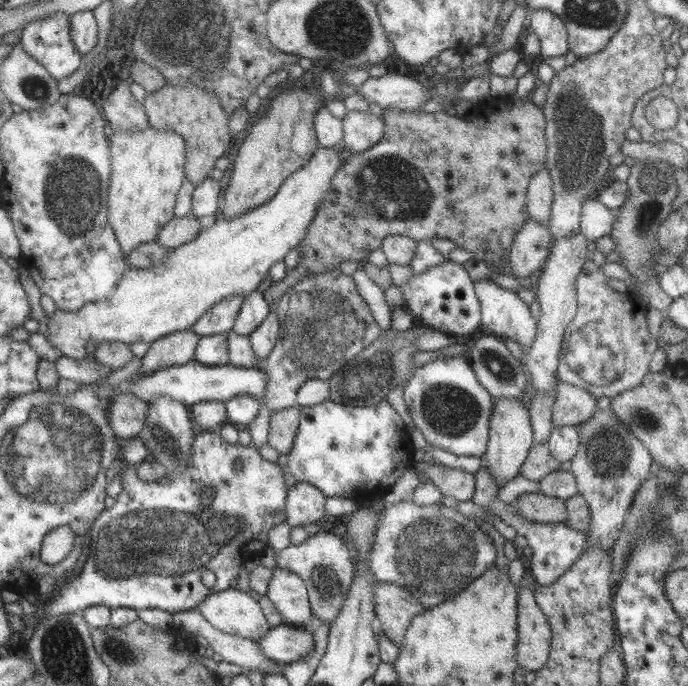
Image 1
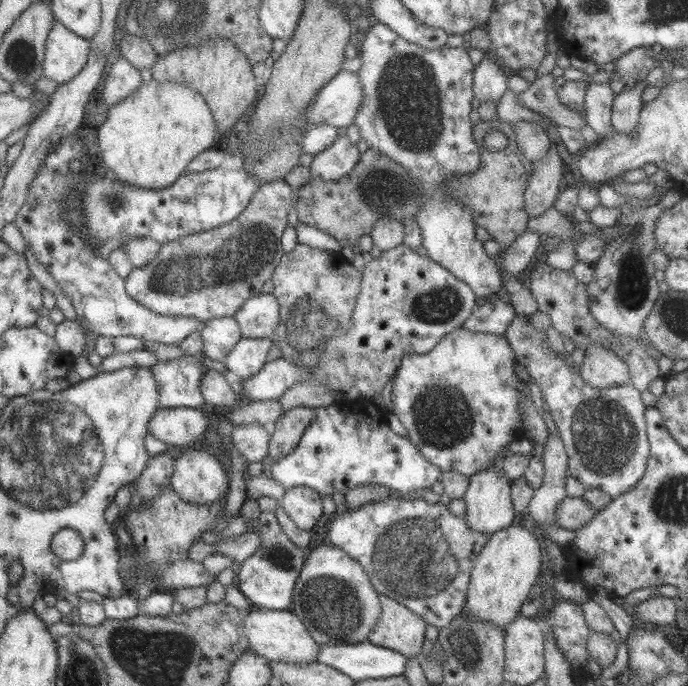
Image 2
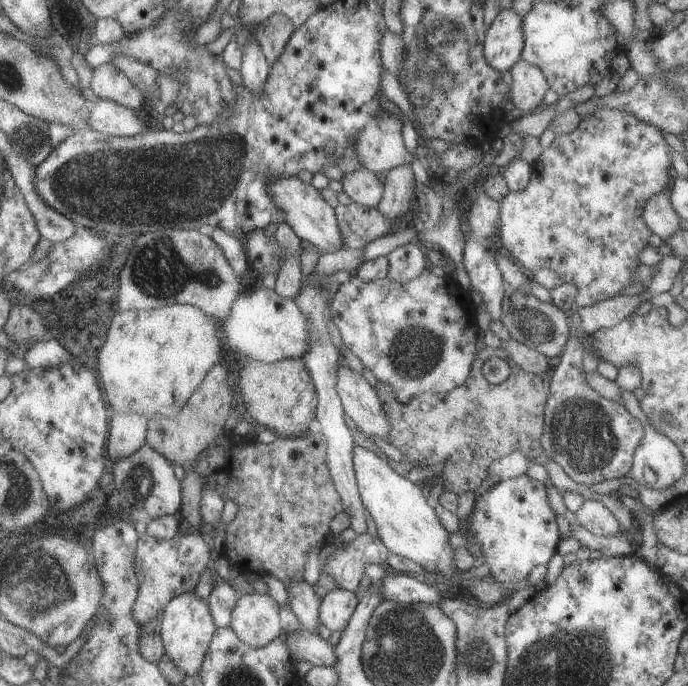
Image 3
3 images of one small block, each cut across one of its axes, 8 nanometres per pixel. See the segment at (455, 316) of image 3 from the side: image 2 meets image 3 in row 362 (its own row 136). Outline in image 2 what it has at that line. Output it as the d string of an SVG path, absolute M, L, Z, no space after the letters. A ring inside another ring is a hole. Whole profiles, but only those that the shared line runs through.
M372 21L366 27L366 37L362 47L362 66L359 74L363 101L354 117L354 124L362 133L362 140L368 148L378 151L384 157L402 165L421 186L423 208L415 217L422 229L423 246L427 256L445 266L456 278L463 280L475 292L478 300L492 298L503 293L503 280L495 259L490 258L483 242L475 235L473 214L463 204L449 198L445 192L445 182L454 177L462 177L474 172L481 163L481 150L474 141L473 125L470 121L475 65L465 47L450 47L445 44L438 50L424 50L421 46L408 42L394 30L381 22Z

